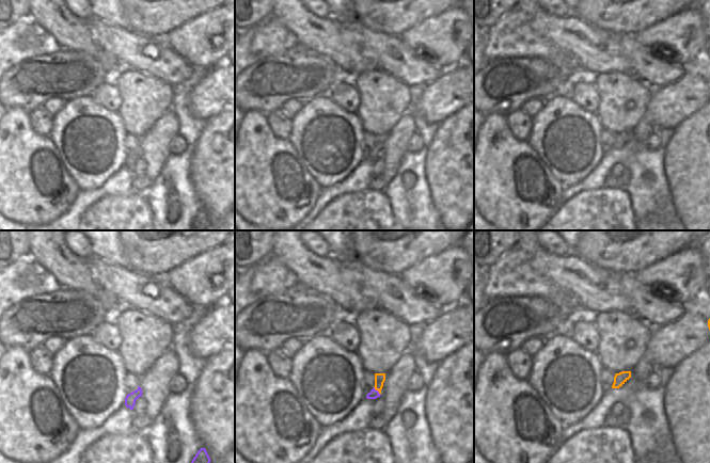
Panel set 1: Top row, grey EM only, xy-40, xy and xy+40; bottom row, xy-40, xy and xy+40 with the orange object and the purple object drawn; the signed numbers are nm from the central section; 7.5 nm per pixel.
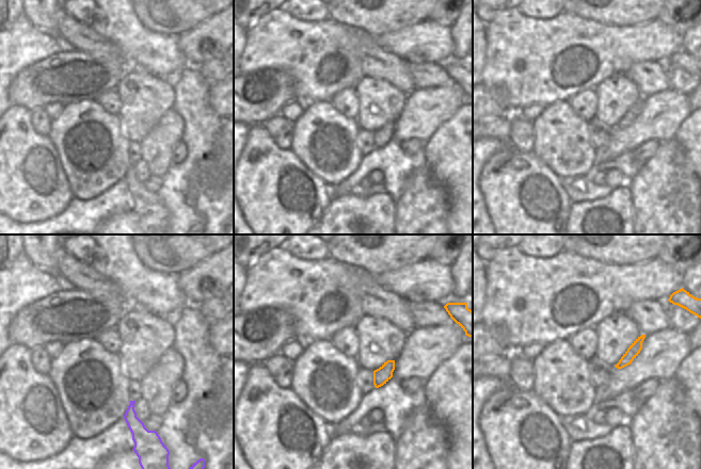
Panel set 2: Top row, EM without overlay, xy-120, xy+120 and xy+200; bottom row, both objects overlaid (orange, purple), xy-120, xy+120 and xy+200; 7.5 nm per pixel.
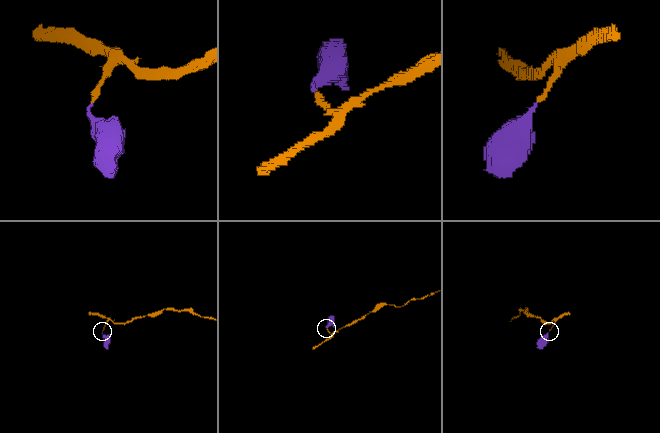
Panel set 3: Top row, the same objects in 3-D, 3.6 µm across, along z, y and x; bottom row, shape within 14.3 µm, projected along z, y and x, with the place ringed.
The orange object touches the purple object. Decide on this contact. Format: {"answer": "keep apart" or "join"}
{"answer": "join"}

